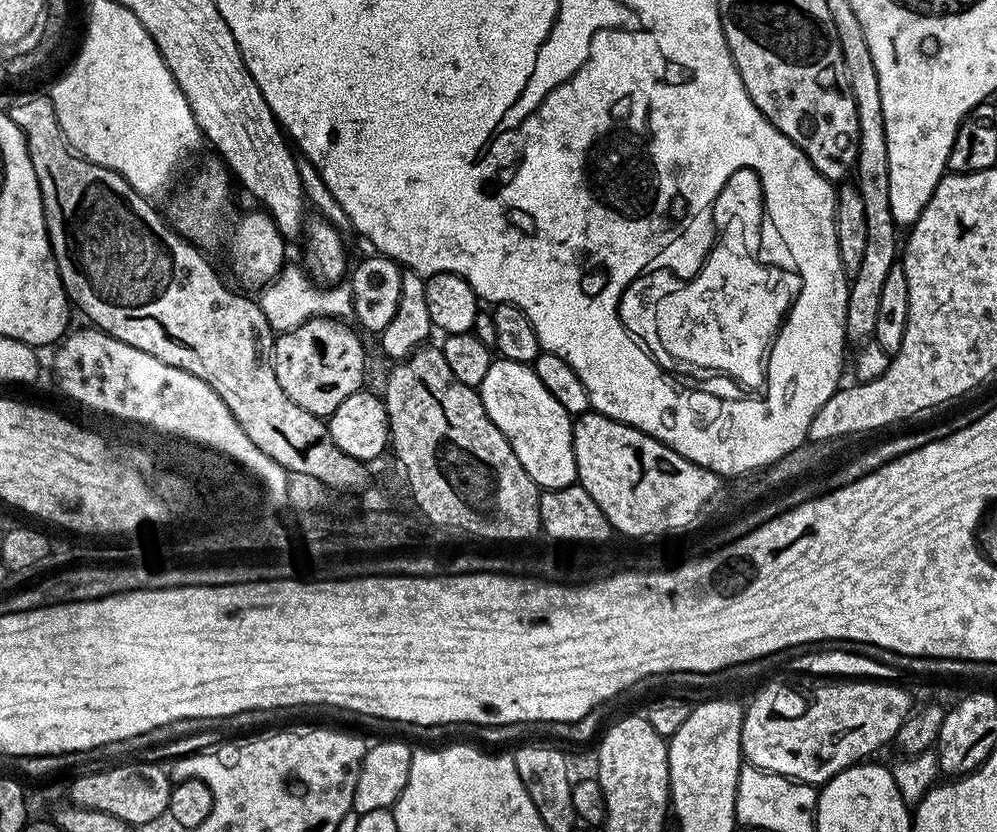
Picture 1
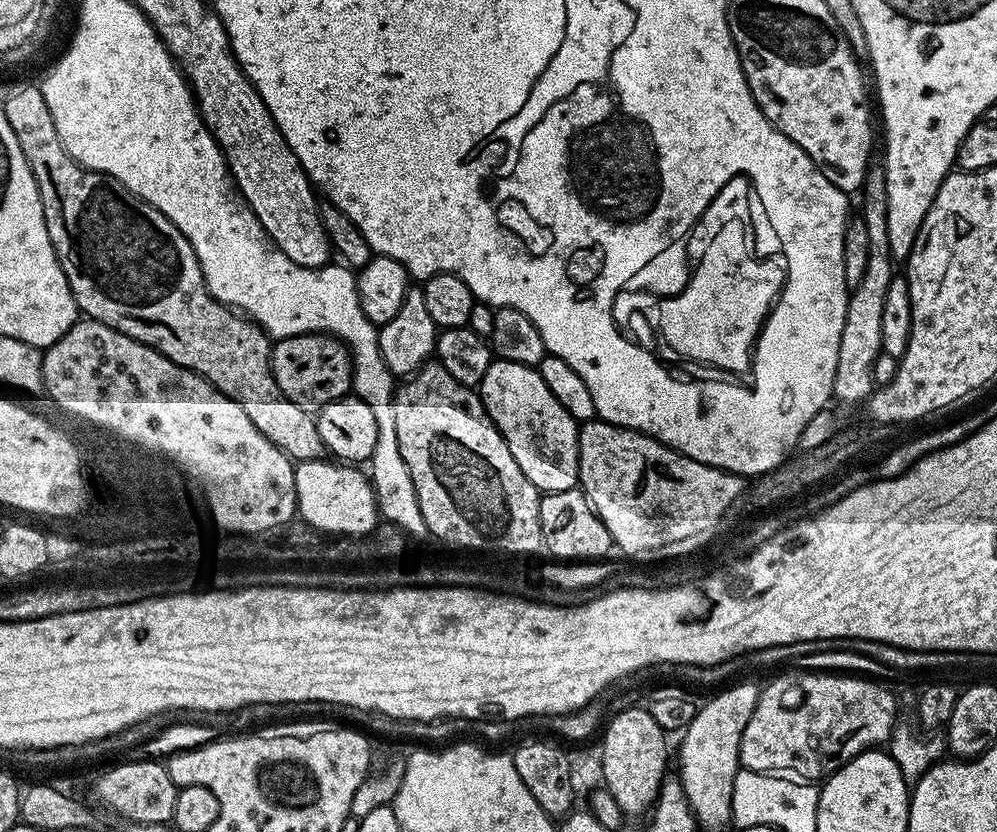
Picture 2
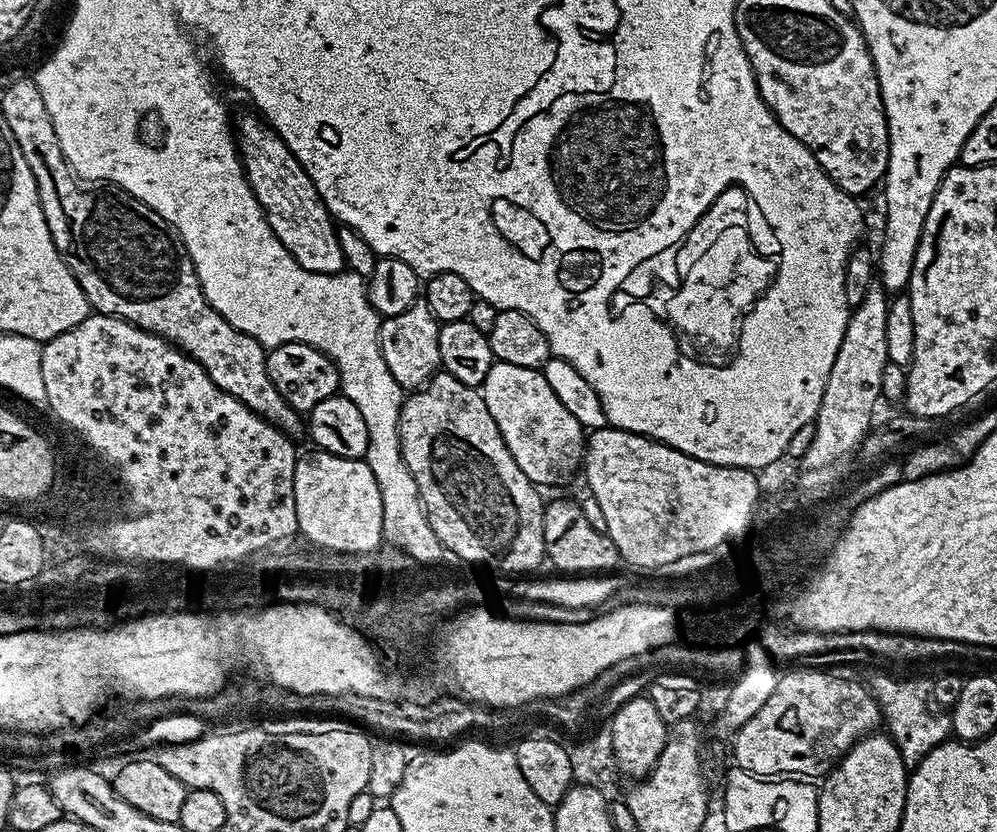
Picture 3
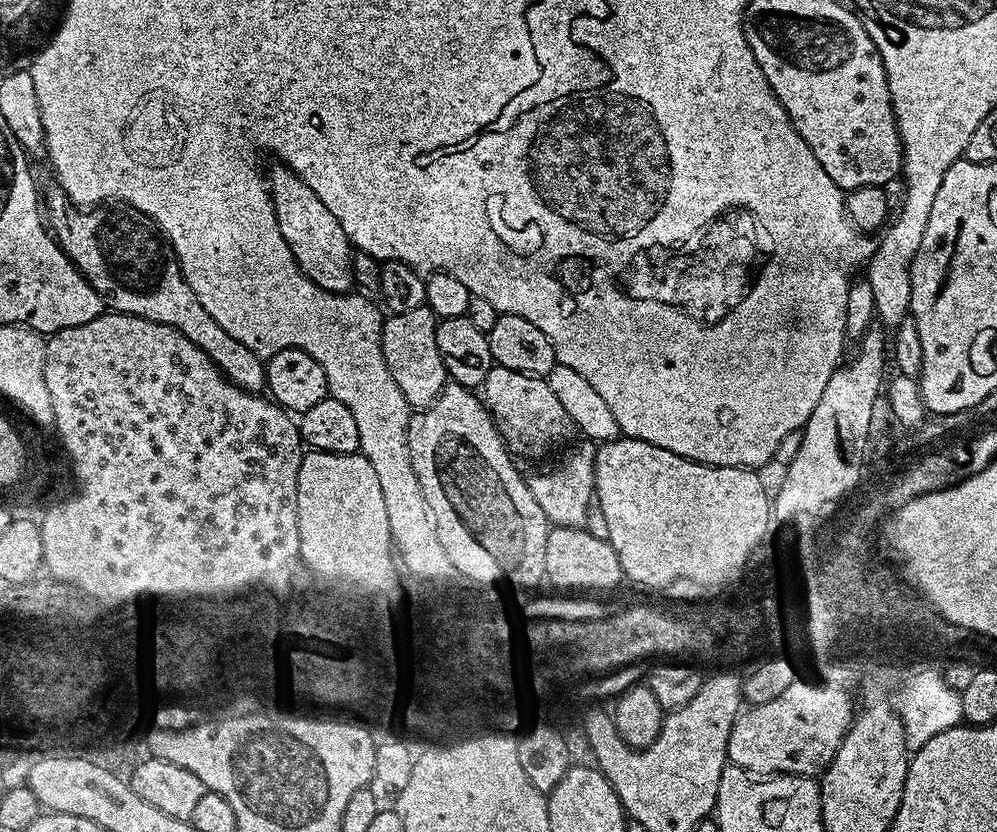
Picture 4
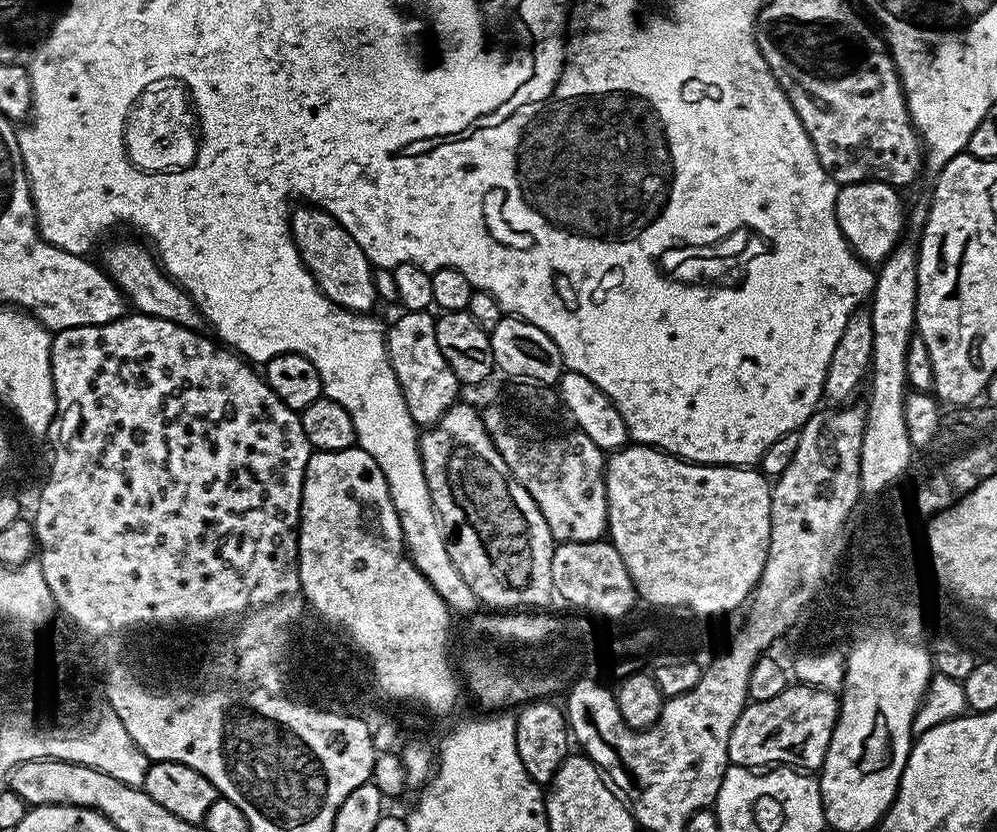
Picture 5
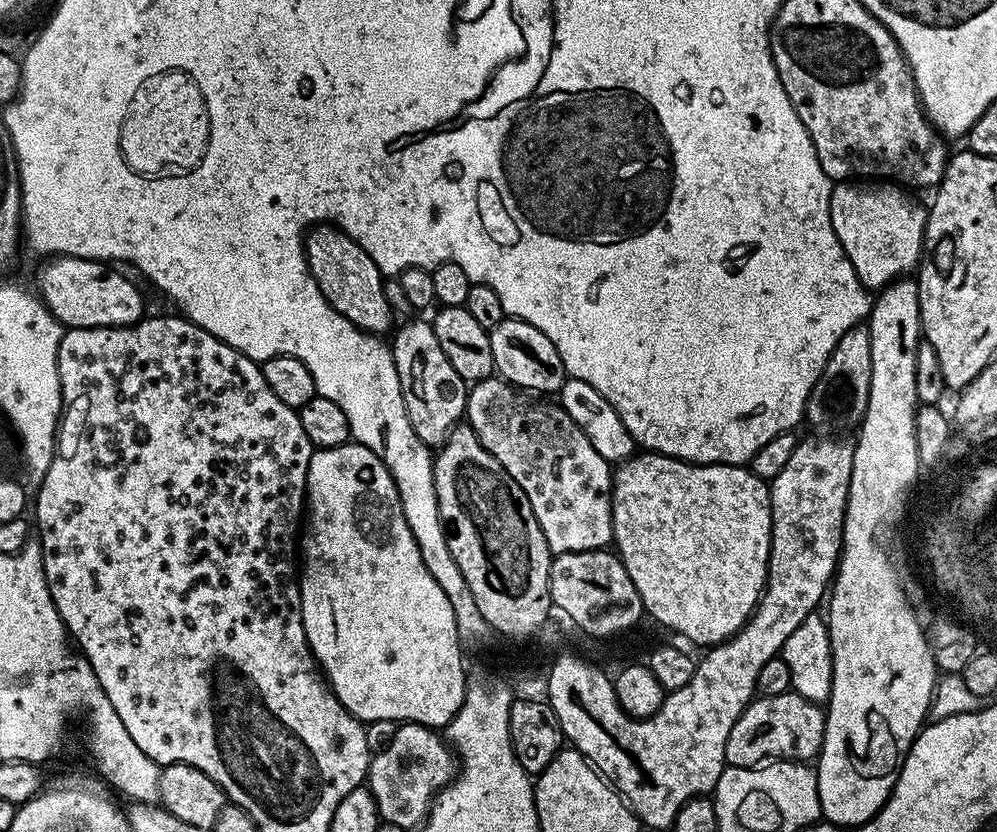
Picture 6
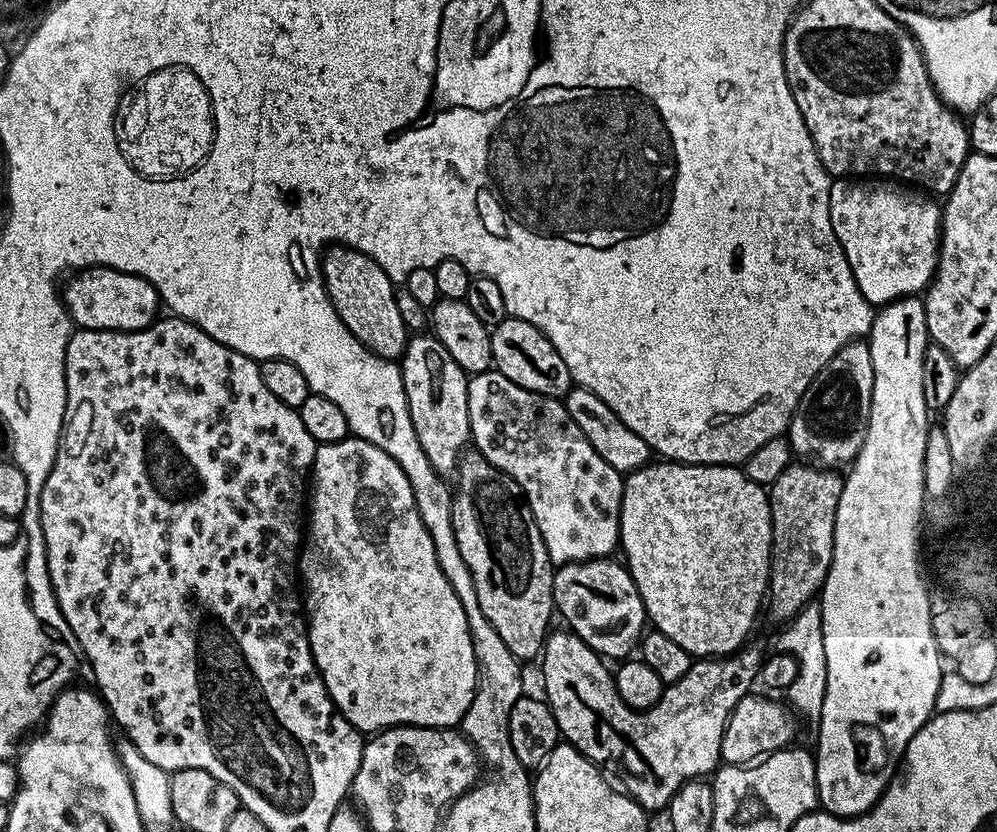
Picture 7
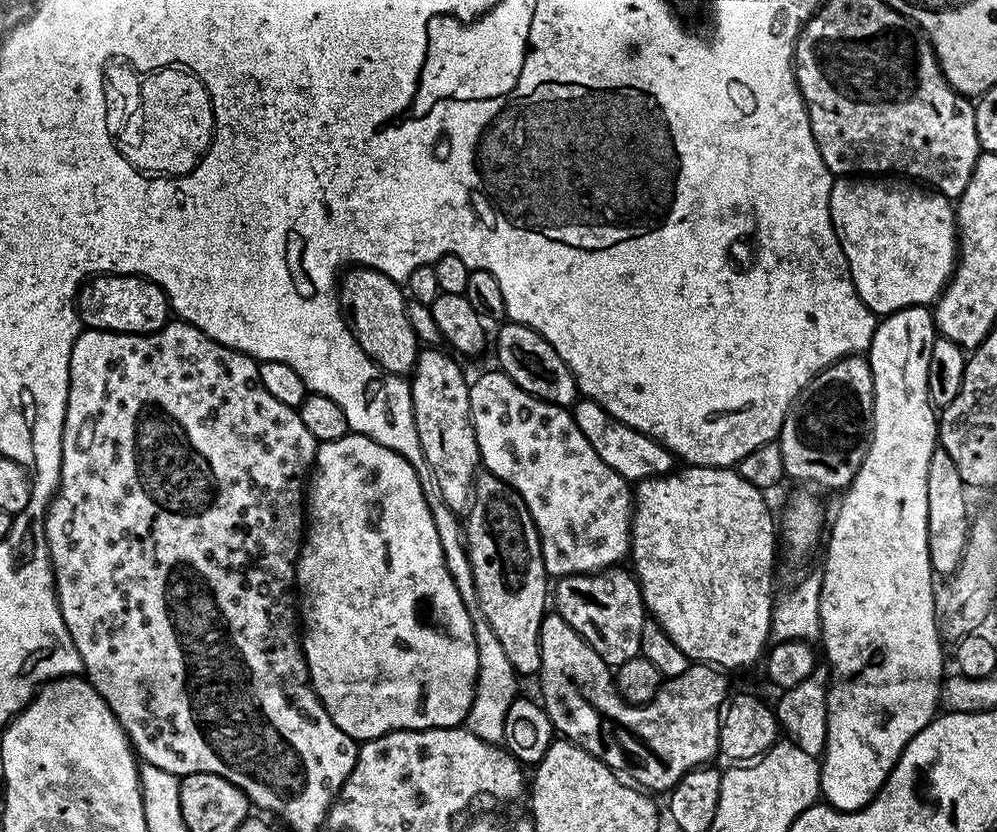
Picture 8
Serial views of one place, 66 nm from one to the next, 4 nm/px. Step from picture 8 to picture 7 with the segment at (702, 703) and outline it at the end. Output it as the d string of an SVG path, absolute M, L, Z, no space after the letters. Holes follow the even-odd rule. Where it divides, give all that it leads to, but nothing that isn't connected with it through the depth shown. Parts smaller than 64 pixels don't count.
M553 631L544 641L542 661L544 660L544 692L546 703L551 708L560 727L561 737L573 744L584 757L599 766L605 773L617 776L624 785L623 791L645 808L667 809L668 803L678 794L686 782L708 778L721 767L720 751L722 734L726 722L738 706L738 702L753 691L752 679L760 675L762 655L756 648L745 646L731 656L723 658L700 658L686 670L686 678L667 685L660 700L652 708L637 710L626 706L618 698L618 690L613 673L608 672L605 661L585 640L575 632Z

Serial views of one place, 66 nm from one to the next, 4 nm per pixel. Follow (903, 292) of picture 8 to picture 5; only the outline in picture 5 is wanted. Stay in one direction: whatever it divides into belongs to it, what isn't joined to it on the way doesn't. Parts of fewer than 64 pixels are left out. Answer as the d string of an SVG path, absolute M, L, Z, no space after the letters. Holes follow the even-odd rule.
M863 180L857 184L843 185L836 194L836 217L848 245L861 260L869 265L879 265L896 245L901 243L906 228L906 208L893 185L881 180Z

